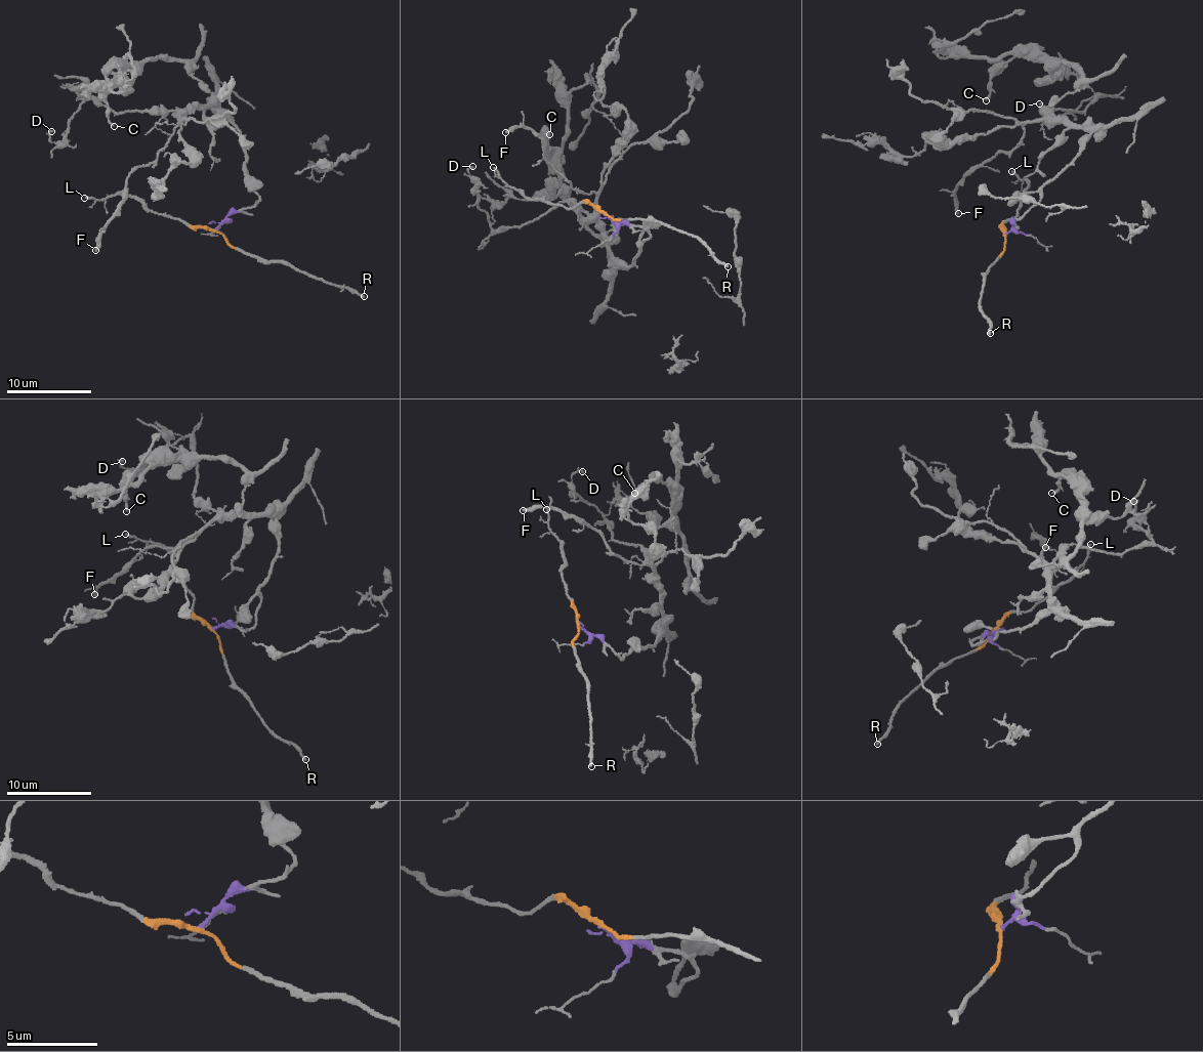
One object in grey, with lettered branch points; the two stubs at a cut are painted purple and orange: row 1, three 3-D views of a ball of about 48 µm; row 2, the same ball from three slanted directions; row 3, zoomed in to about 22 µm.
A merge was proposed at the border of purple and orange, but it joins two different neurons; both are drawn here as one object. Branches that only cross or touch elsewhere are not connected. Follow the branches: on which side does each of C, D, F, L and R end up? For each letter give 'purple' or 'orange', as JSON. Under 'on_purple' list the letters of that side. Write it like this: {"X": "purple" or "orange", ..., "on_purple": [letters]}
{"C": "purple", "D": "purple", "F": "purple", "L": "orange", "R": "orange", "on_purple": ["C", "D", "F"]}

